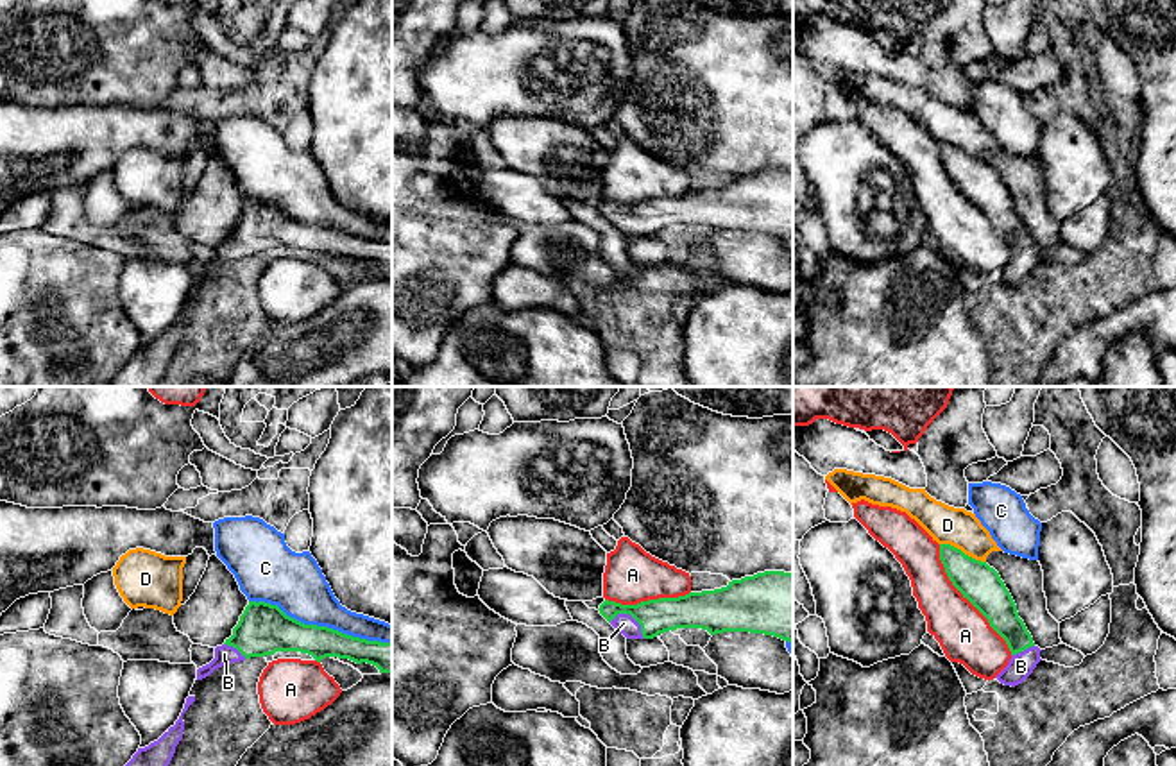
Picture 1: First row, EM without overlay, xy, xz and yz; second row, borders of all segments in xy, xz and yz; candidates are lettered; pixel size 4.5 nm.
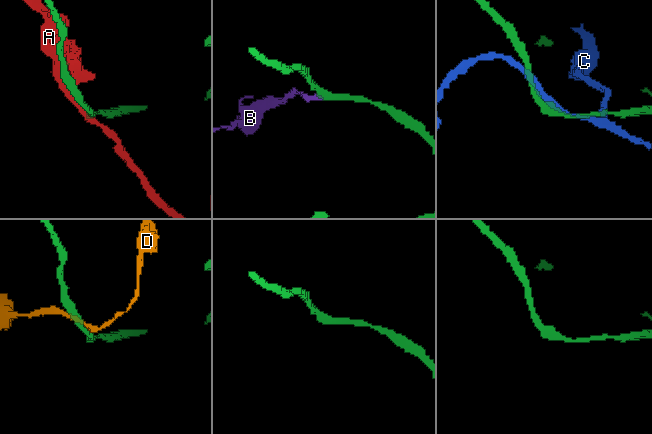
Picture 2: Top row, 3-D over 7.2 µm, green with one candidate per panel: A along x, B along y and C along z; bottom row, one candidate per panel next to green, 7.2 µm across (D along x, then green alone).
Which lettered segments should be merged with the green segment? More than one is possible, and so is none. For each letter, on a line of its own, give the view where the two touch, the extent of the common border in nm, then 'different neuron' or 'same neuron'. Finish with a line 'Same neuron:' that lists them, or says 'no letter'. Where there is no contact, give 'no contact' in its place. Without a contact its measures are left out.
A: contact in yz; length 600 nm; different neuron
B: contact in xz; length 180 nm; same neuron
C: contact in xy; length 650 nm; different neuron
D: contact in yz; length 220 nm; different neuron
Same neuron: B

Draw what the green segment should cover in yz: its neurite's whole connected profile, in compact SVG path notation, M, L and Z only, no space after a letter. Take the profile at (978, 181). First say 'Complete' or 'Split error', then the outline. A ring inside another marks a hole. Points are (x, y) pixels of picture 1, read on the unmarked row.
Split error. M940 143L940 159L952 184L988 218L1011 251L1008 265L995 277L1011 286L1022 283L1042 260L1042 249L1018 217L999 172L950 143Z

